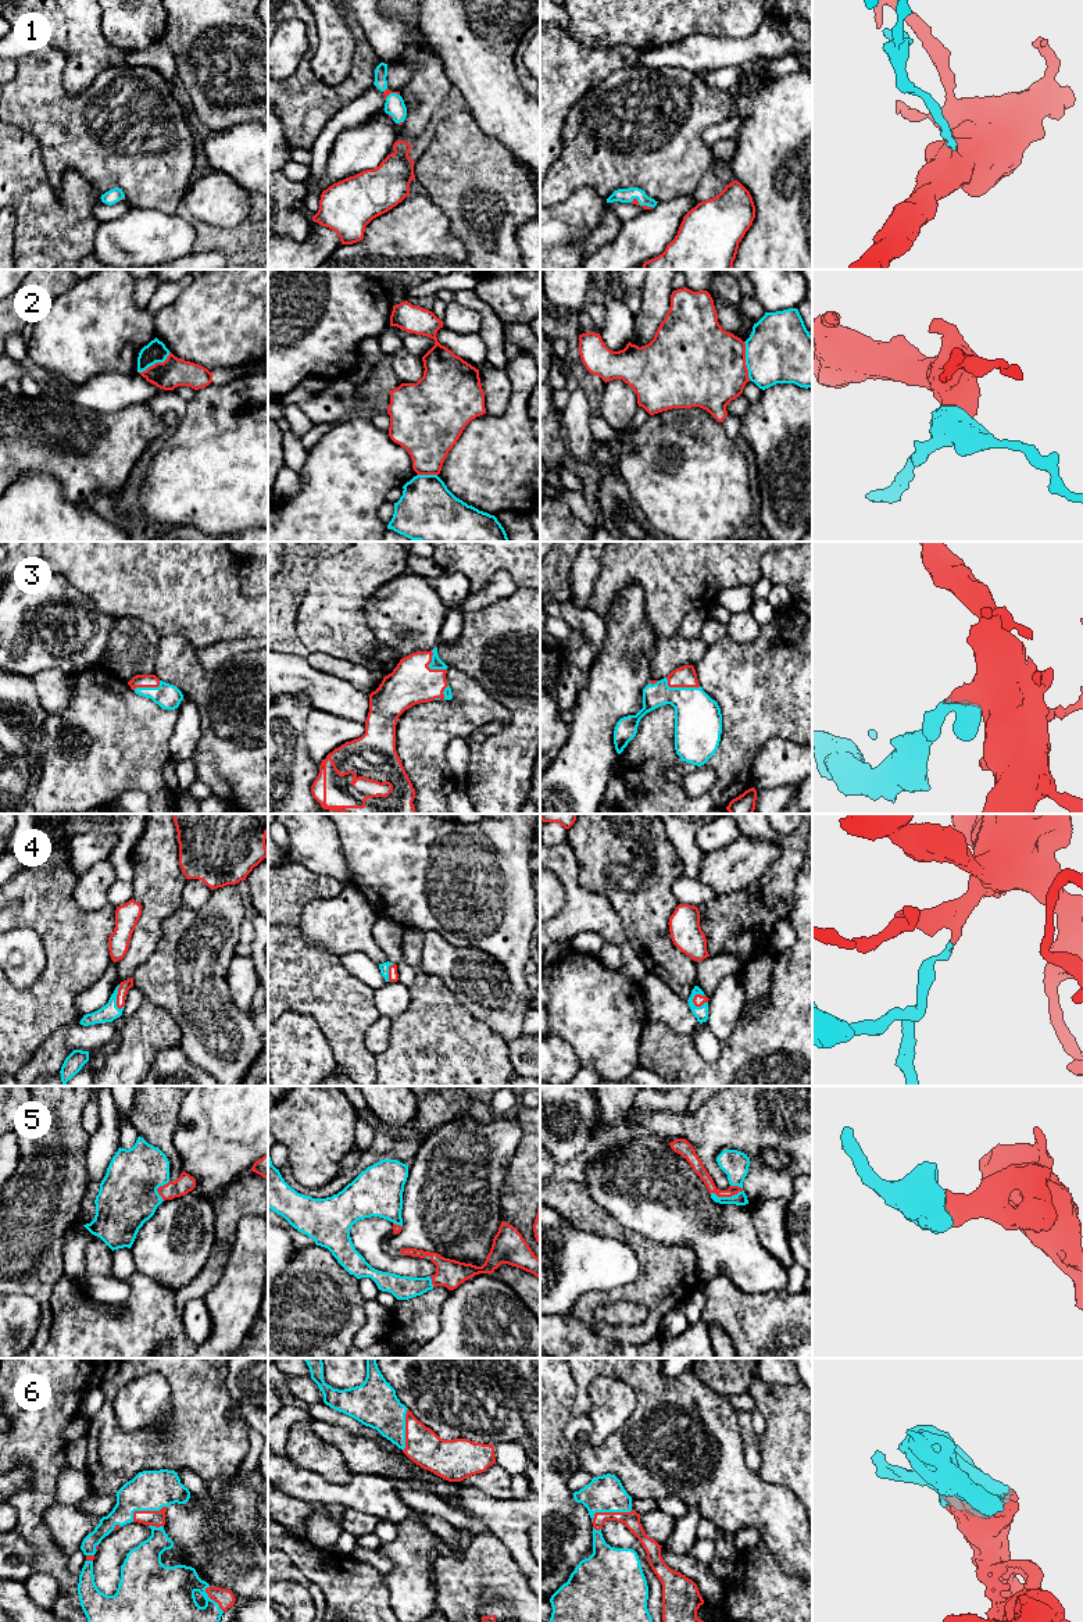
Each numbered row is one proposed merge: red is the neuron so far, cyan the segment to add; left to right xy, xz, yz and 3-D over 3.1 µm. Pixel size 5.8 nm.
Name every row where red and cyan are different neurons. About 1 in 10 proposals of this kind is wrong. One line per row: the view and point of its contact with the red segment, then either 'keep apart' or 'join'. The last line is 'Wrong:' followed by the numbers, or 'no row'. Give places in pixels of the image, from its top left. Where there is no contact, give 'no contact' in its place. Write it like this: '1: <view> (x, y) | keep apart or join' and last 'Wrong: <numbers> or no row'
1: yz (642, 206) | join
2: yz (744, 361) | keep apart
3: yz (681, 686) | join
4: yz (699, 1006) | join
5: yz (726, 1196) | join
6: yz (608, 1512) | join
Wrong: 2

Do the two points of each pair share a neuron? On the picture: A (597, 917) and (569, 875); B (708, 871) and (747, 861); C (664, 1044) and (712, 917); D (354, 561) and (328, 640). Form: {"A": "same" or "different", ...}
{"A": "same", "B": "same", "C": "different", "D": "same"}

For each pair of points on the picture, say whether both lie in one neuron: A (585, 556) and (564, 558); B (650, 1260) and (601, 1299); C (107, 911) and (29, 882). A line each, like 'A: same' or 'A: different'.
A: different
B: same
C: same

